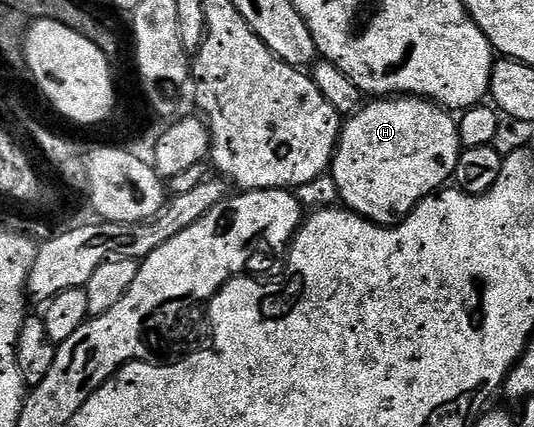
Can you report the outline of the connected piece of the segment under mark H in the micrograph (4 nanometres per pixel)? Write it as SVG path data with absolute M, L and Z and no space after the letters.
M379 97L360 107L358 113L350 116L350 118L342 124L339 132L339 143L335 147L335 158L331 161L329 174L333 177L333 181L337 185L339 198L342 206L346 208L346 210L354 211L355 214L360 215L362 219L369 220L370 223L394 225L402 223L403 220L406 219L407 214L409 214L422 199L429 198L430 195L436 194L436 192L446 188L448 184L452 182L455 170L457 169L460 150L459 125L456 116L448 111L446 107L441 107L429 99L421 99L418 97Z

